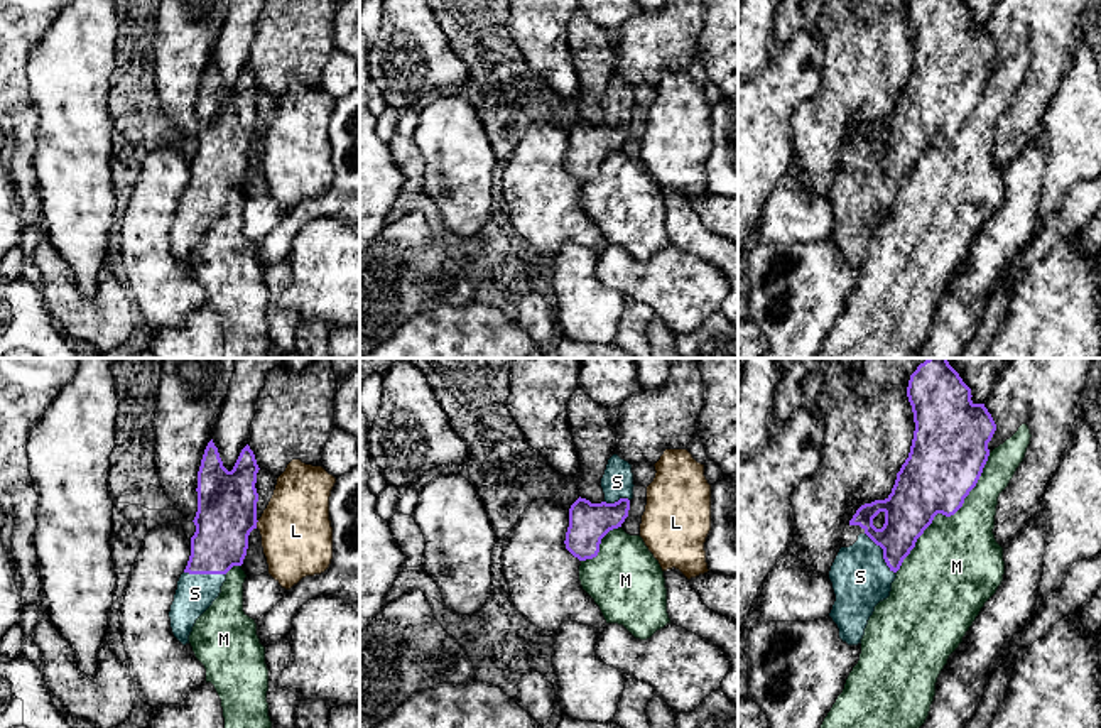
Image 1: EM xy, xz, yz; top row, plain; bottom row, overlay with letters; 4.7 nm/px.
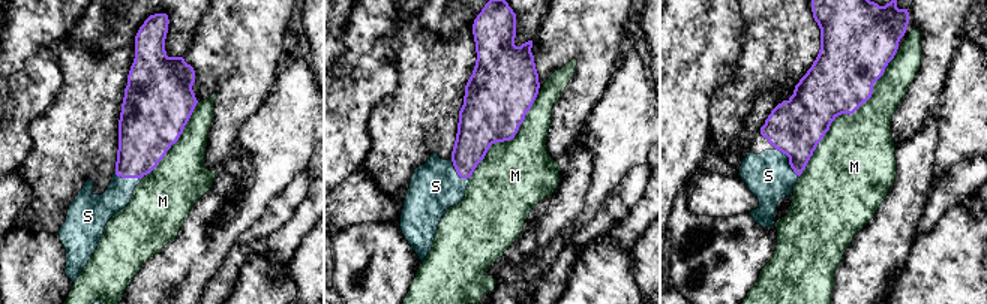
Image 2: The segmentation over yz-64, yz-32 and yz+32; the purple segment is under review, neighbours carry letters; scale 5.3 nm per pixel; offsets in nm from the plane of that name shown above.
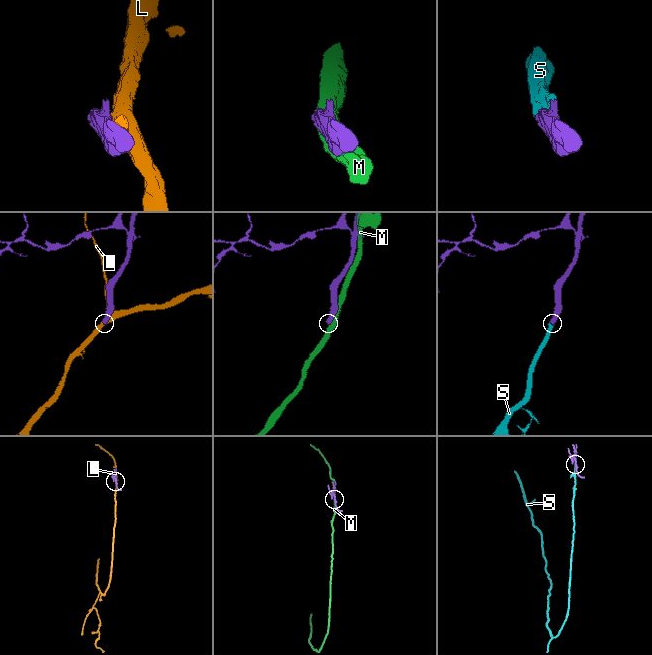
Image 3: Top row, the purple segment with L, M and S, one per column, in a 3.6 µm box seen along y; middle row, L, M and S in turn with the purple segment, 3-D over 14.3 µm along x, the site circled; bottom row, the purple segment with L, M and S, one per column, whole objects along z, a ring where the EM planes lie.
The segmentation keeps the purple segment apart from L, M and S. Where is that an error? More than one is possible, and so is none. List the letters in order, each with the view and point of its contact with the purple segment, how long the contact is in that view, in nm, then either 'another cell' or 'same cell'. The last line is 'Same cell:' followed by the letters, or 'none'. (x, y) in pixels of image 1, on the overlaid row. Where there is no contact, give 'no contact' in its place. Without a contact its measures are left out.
L: xy (255, 524) | 40 nm | another cell
M: yz (946, 516) | 750 nm | another cell
S: yz (884, 553) | 240 nm | same cell
Same cell: S

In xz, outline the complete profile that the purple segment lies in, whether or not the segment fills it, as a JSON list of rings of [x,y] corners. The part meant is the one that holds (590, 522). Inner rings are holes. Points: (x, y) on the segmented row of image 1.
[[[613,454],[601,478],[605,500],[591,503],[579,497],[569,508],[564,544],[574,557],[586,561],[598,556],[601,539],[628,517],[633,486],[632,465]]]

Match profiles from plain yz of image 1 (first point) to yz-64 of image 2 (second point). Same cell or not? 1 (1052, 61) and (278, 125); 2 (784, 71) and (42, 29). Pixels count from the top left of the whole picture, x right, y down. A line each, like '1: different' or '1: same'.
1: different
2: different

